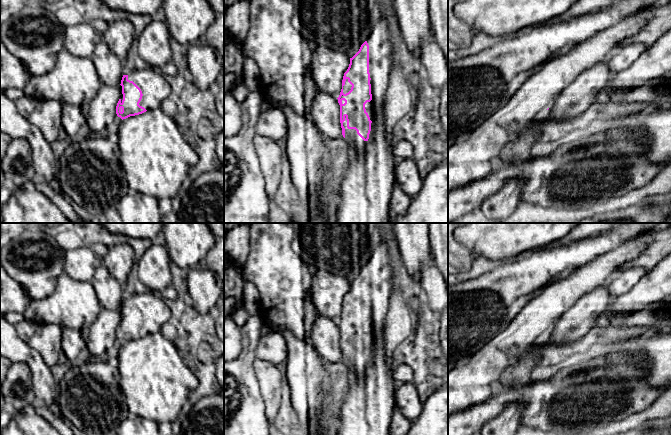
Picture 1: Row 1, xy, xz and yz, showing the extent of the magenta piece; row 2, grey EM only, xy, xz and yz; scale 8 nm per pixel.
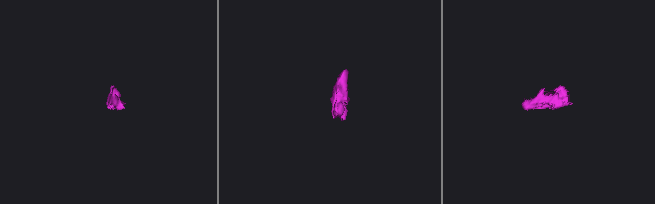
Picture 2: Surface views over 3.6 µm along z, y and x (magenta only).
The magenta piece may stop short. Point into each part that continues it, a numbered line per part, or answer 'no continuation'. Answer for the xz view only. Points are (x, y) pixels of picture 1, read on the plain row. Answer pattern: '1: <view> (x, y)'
1: xz (380, 270)
2: xz (347, 311)

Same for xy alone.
1: xy (155, 312)

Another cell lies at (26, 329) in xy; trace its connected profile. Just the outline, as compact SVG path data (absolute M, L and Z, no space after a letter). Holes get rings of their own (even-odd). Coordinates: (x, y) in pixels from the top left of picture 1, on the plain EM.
M24 319L16 325L16 330L19 337L27 342L35 333L36 327L35 323Z

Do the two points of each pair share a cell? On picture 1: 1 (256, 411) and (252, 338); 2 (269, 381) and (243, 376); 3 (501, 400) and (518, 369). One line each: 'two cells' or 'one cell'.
1: one cell
2: two cells
3: two cells

